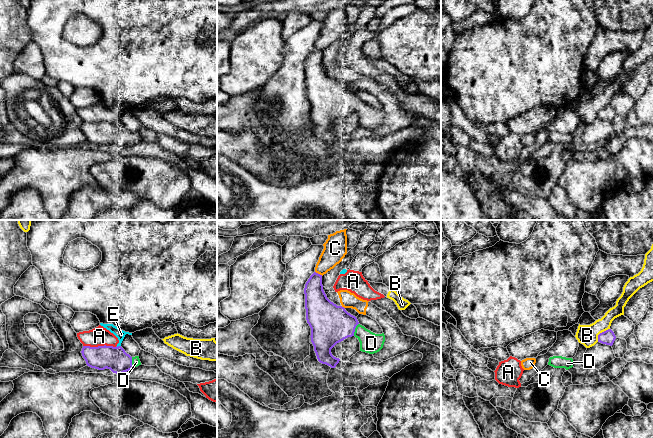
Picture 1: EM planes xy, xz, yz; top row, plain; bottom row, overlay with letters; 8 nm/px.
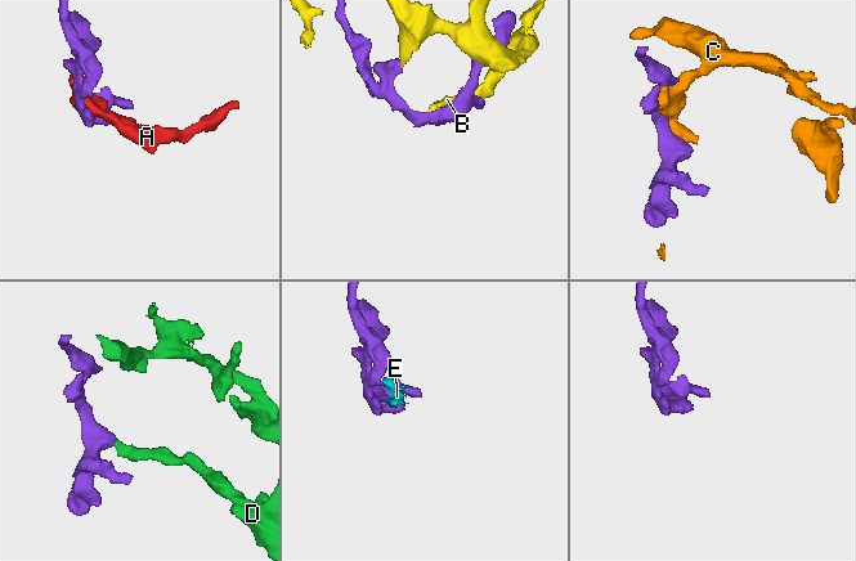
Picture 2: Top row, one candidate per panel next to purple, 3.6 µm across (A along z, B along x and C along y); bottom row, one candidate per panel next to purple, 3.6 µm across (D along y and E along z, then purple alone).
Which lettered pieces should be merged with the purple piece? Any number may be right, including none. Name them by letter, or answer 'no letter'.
D

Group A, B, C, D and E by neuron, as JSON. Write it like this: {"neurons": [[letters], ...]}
{"neurons": [["A", "E"], ["B"], ["C"], ["D"]]}

